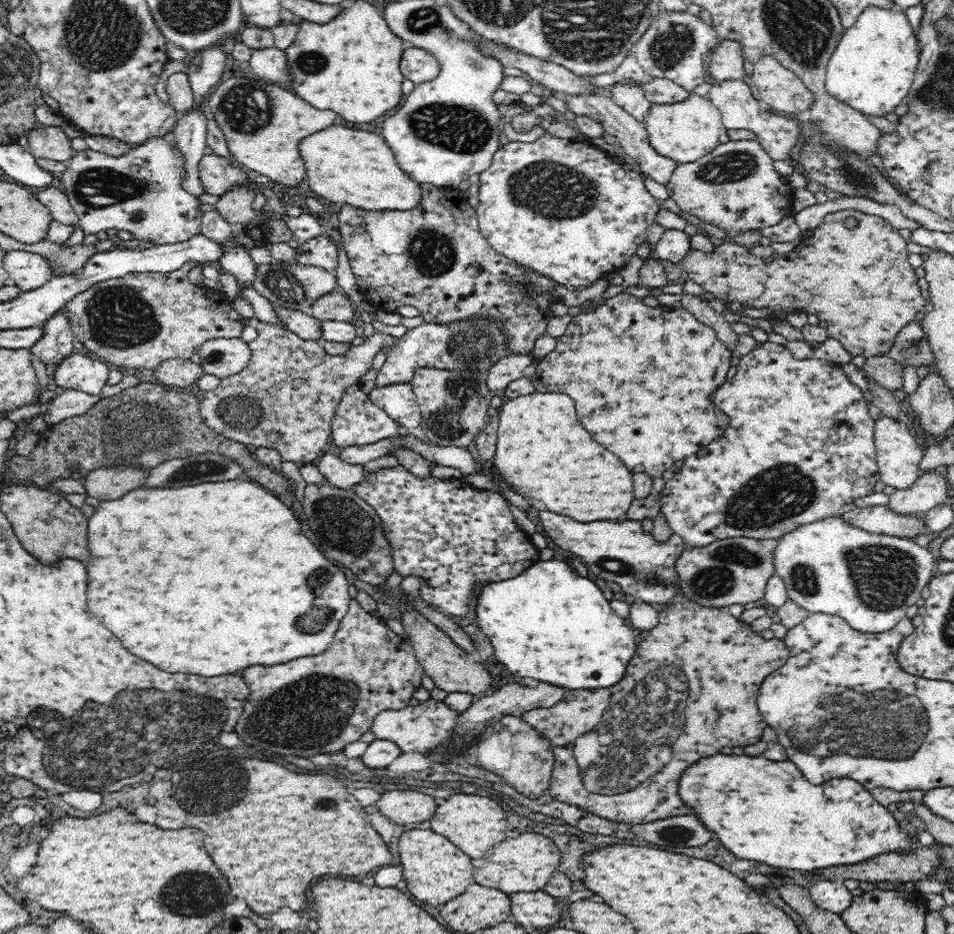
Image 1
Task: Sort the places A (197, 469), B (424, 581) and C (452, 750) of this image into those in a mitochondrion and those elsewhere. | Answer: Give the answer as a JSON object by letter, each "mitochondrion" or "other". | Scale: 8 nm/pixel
{"A":"mitochondrion","B":"other","C":"mitochondrion"}

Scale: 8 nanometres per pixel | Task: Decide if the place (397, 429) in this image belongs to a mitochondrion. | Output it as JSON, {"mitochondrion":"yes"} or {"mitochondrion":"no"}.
{"mitochondrion":"no"}

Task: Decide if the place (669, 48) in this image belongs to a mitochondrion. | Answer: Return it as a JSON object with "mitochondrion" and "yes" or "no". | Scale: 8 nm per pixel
{"mitochondrion":"yes"}

